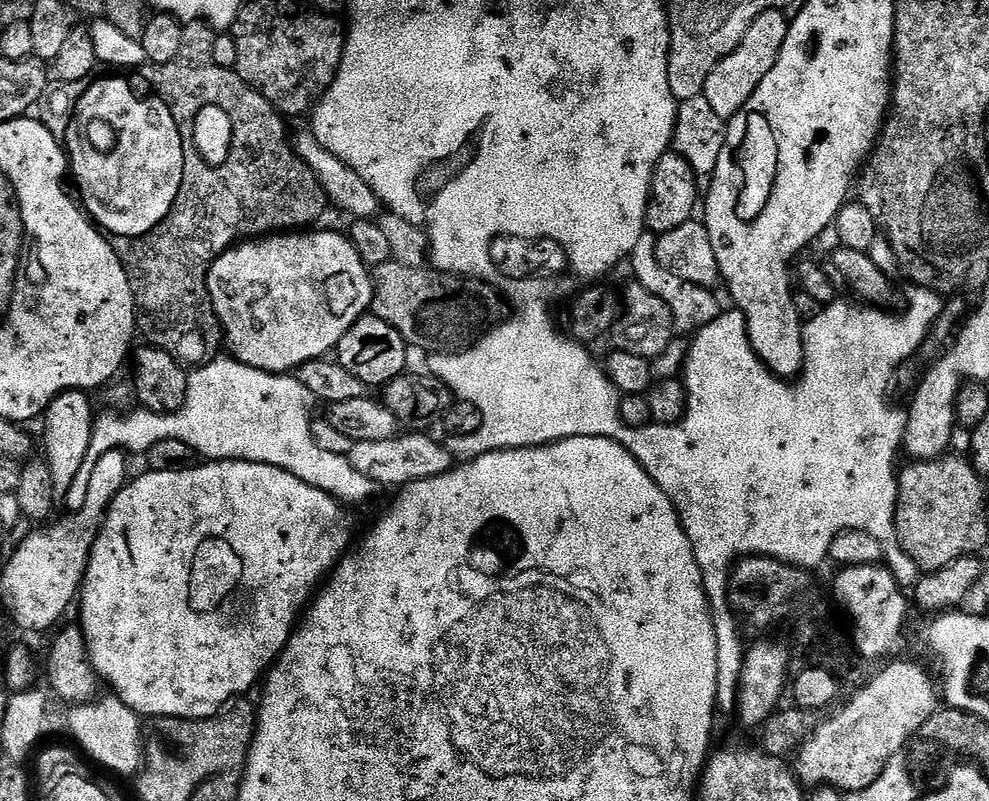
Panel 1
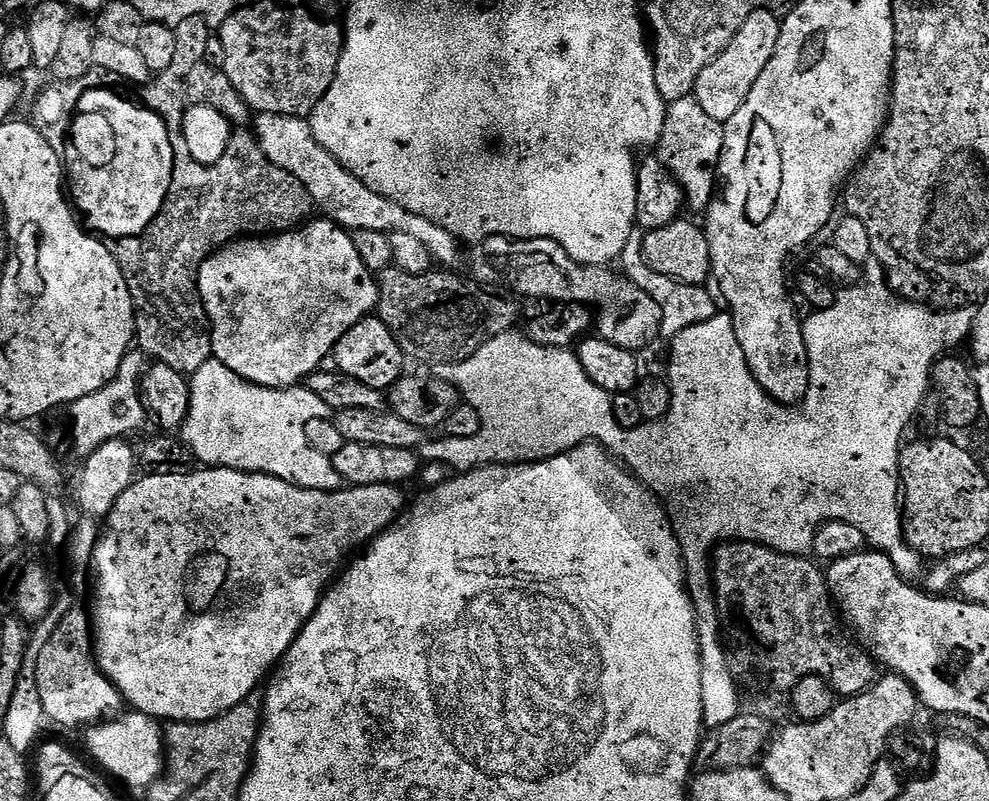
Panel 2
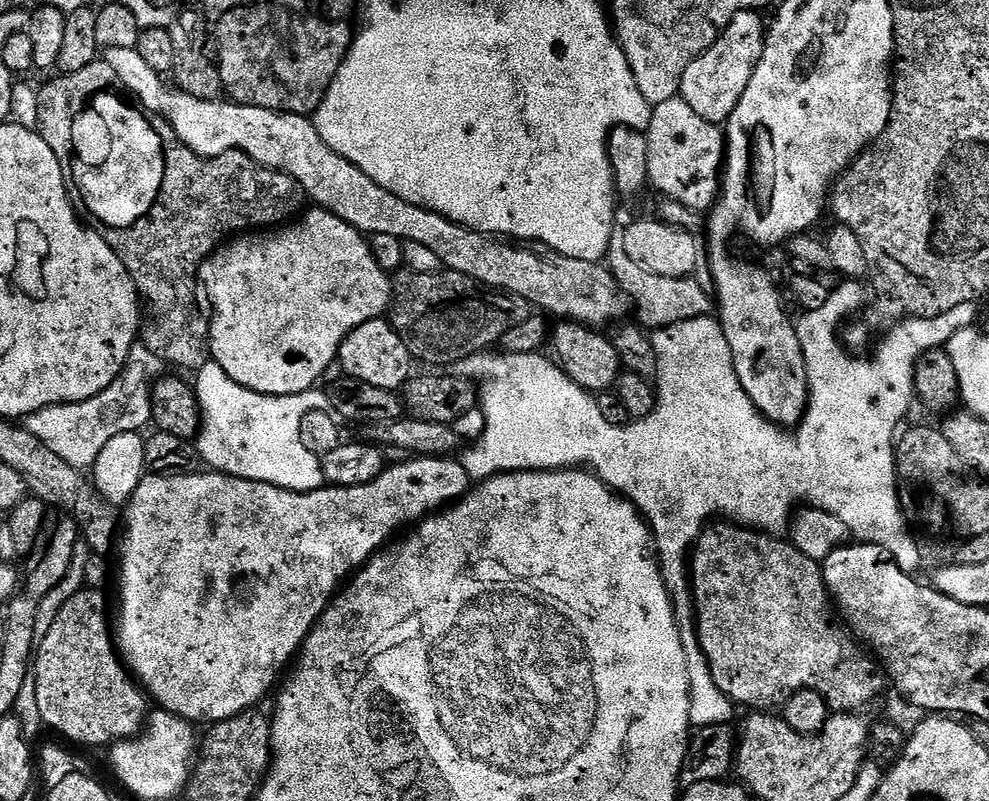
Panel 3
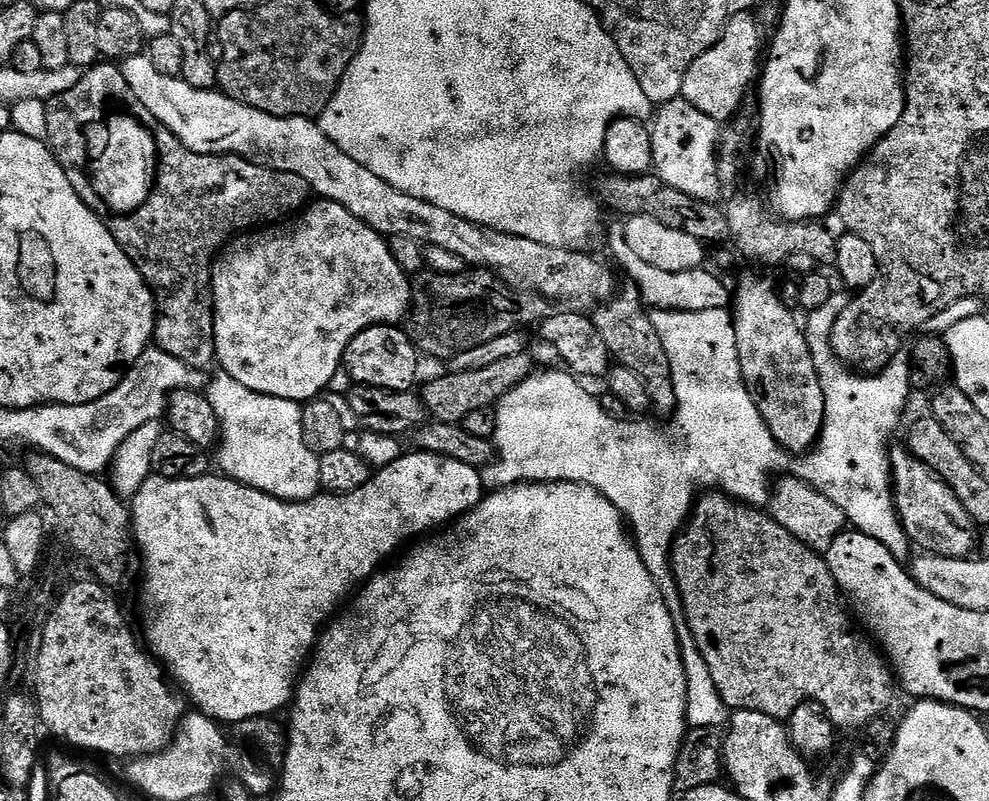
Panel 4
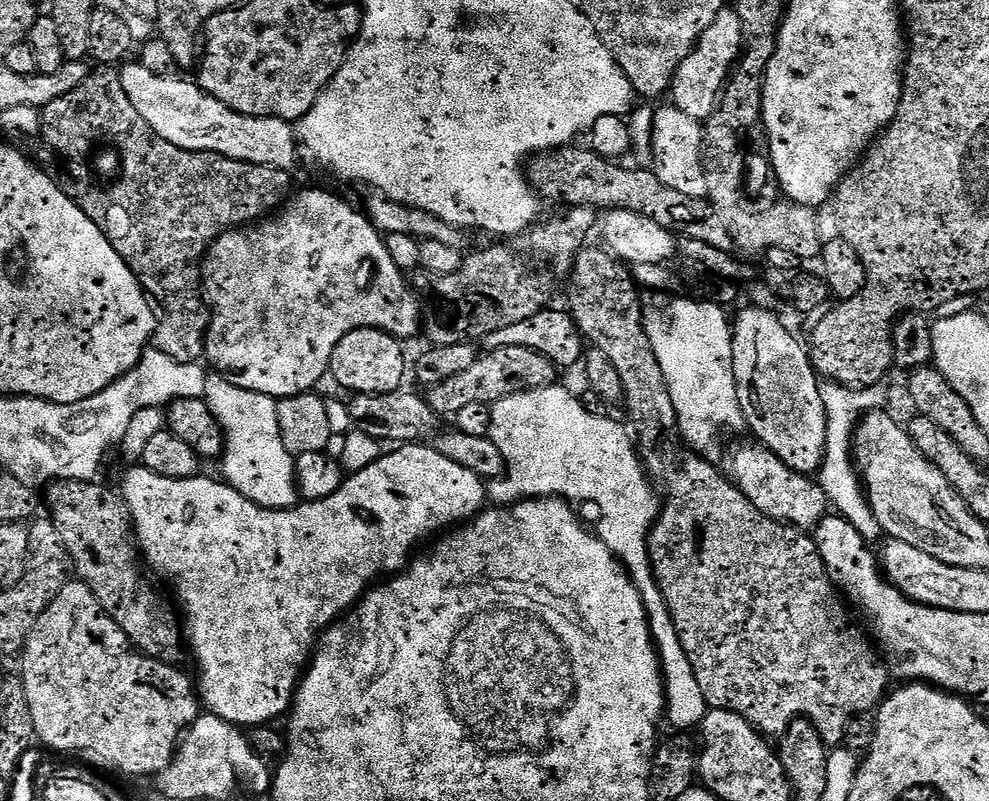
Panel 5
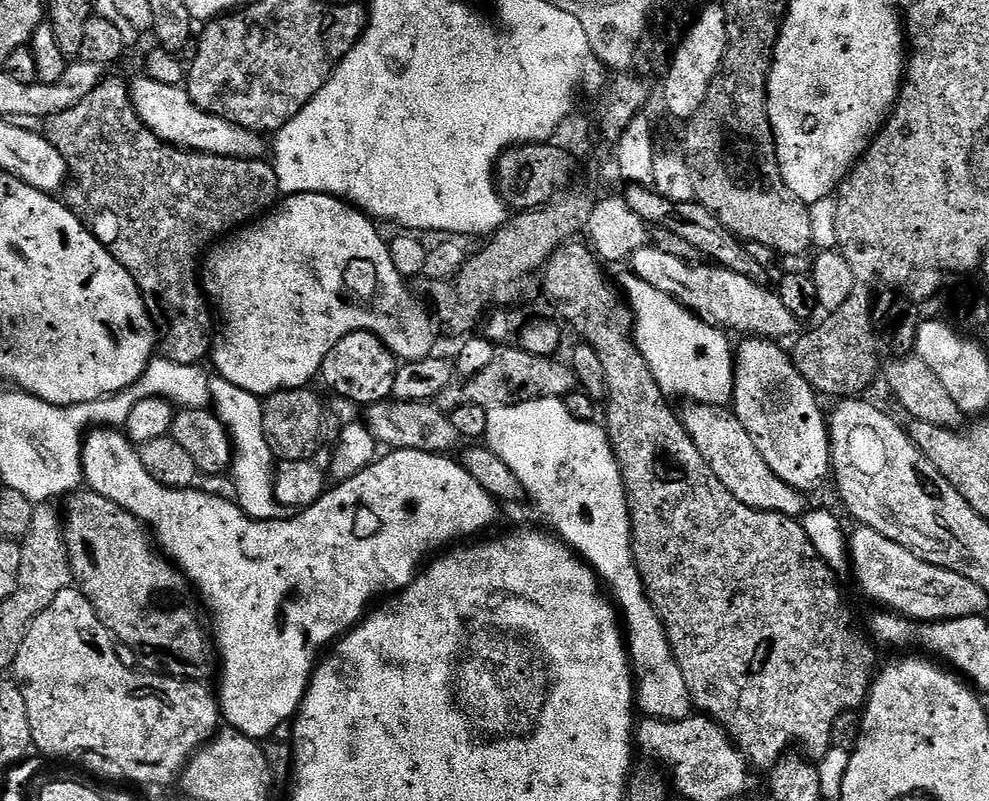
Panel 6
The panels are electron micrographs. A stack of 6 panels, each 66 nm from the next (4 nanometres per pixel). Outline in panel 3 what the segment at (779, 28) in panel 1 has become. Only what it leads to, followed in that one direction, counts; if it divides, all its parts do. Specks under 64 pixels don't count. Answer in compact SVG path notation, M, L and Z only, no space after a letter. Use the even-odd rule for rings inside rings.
M756 10L739 12L735 18L729 20L726 27L712 47L704 49L698 58L686 66L680 79L679 98L689 104L691 110L715 125L723 125L732 117L732 111L742 98L746 86L756 69L756 63L764 49L766 35L766 20L760 17Z

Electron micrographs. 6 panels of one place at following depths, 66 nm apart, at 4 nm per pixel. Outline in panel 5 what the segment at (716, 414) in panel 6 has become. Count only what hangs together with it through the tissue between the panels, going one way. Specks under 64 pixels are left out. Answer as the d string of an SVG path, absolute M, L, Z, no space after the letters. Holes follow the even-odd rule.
M752 444L725 448L720 456L721 472L764 517L801 530L817 527L822 519L820 511L827 505L823 488L807 475L790 470L768 449Z

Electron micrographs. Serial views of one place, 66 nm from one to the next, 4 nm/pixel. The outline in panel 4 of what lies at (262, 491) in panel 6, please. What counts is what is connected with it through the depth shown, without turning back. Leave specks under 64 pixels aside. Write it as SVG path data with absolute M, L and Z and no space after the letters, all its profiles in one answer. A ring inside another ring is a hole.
M237 387L235 389L235 391L236 391L236 393L234 393L233 396L230 397L229 400L225 402L225 404L222 404L222 402L216 404L216 414L217 414L217 416L220 417L220 434L218 437L218 449L220 448L220 468L219 468L219 471L221 473L223 473L223 475L227 476L228 479L230 479L230 480L237 480L239 482L239 484L245 484L246 486L250 486L254 490L262 490L268 496L277 496L277 498L279 498L280 500L290 500L290 501L295 502L298 500L309 499L309 497L311 497L313 495L313 492L314 492L314 489L312 489L312 476L313 476L313 480L314 480L314 473L317 471L317 468L318 468L318 460L317 460L317 457L316 457L316 460L314 457L312 457L313 449L311 447L309 447L309 445L306 443L306 430L305 430L304 426L302 425L302 408L301 408L301 405L299 403L297 403L297 401L295 401L295 400L287 400L286 398L274 398L273 396L260 396L256 392L248 391L247 388Z

